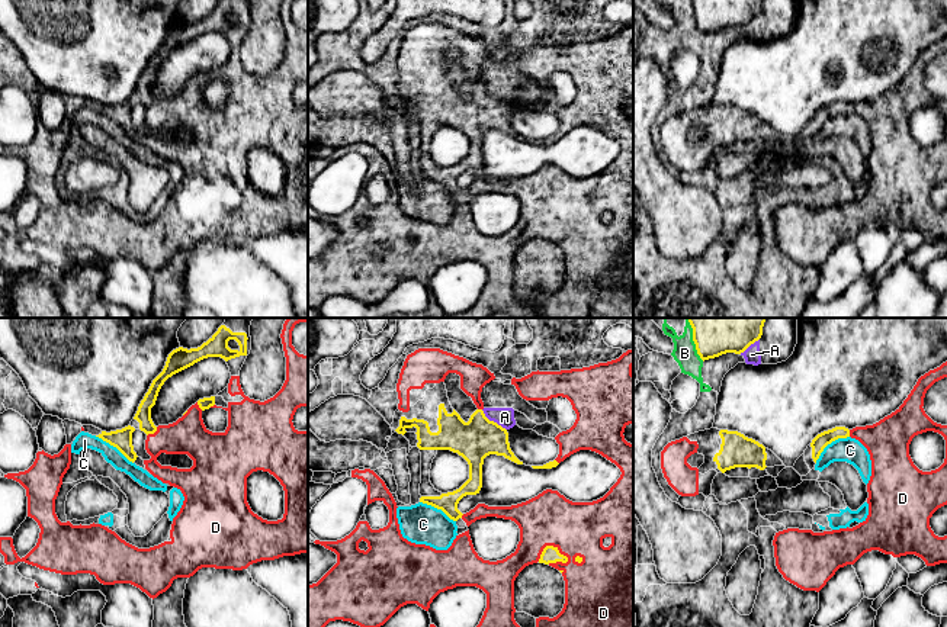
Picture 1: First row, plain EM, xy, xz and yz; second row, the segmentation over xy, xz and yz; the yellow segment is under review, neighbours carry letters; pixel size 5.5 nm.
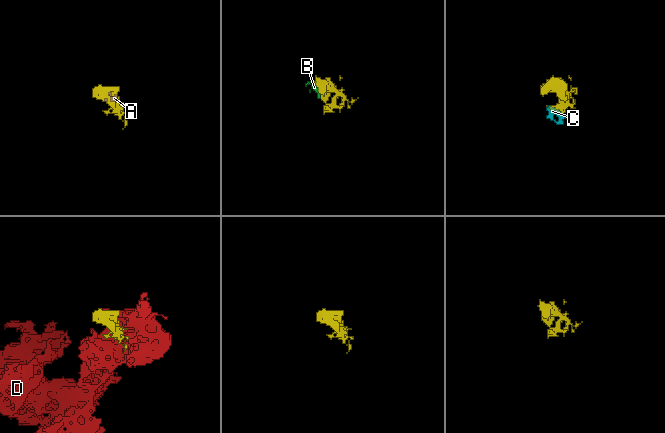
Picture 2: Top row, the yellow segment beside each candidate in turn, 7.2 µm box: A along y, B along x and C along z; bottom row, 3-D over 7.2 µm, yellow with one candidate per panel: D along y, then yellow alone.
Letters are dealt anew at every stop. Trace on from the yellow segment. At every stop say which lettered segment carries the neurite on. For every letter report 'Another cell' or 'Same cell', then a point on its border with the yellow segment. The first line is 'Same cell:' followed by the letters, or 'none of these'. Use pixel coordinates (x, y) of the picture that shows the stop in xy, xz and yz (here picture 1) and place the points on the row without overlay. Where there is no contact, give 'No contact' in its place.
Same cell: D
A: Another cell. Touches yellow at xz (493, 96)
B: Another cell. Touches yellow at yz (694, 18)
C: Another cell. Touches yellow at yz (830, 118)
D: Same cell. Touches yellow at xz (549, 221)

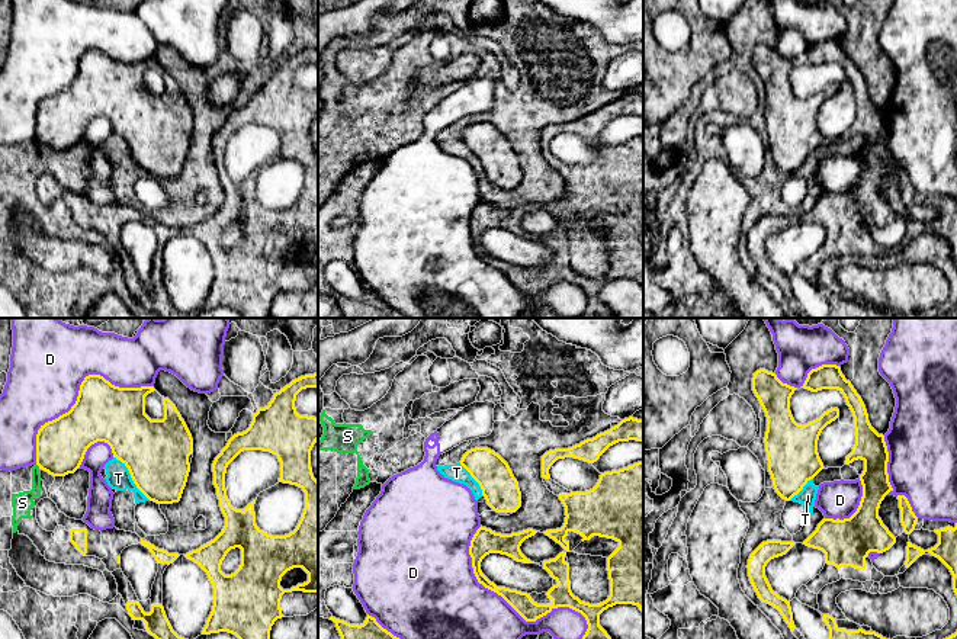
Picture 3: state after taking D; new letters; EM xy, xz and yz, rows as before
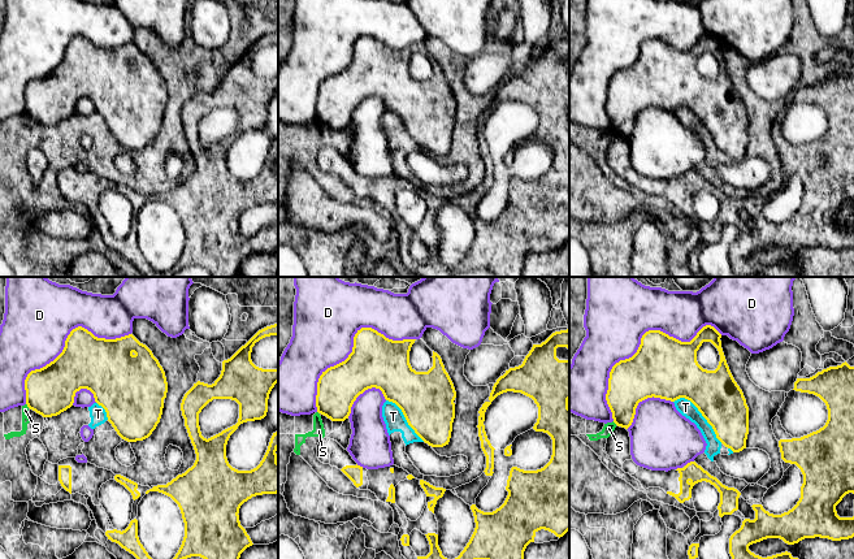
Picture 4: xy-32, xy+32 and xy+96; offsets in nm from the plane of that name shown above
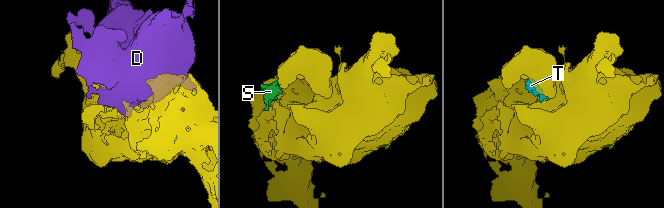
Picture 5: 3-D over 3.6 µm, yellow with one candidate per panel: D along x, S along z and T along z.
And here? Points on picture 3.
Same cell: none of these
D: Another cell. Touches yellow at xz (516, 285)
S: Another cell. Touches yellow at xy (38, 140)
T: Another cell. Touches yellow at xy (131, 151)

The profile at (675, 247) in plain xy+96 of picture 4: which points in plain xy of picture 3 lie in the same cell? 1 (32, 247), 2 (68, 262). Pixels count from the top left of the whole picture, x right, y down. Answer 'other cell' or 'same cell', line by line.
1: other cell
2: other cell

